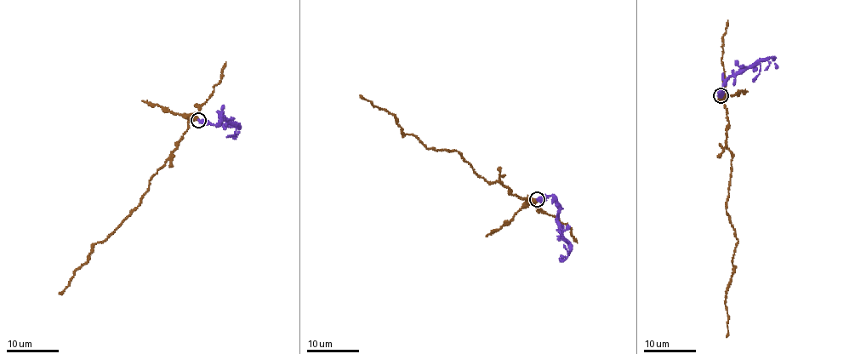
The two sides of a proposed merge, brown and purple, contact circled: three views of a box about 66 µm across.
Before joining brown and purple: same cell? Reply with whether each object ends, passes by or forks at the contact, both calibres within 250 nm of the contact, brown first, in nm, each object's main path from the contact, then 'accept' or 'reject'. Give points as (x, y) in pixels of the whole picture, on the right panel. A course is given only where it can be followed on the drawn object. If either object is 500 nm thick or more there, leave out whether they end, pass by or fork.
brown ends there; purple ends there; 460 nm thick on the brown side, 480 nm on the other; brown runs (721, 96), (728, 123), (726, 140), (732, 169), (726, 209), (738, 242), (725, 304), (726, 337); purple runs (721, 95), (719, 91), (732, 75), (742, 73), (759, 61), (772, 56), (772, 58); reject

